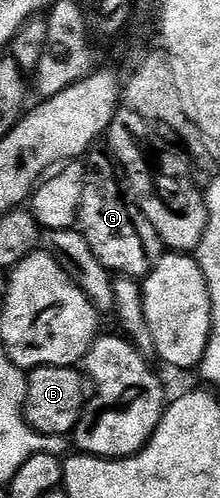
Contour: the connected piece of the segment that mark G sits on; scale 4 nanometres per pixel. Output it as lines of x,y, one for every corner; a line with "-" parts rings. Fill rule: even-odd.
100,146
88,149
84,166
84,189
80,203
78,231
90,242
94,258
116,276
143,278
149,276
154,266
165,255
166,249
160,243
154,226
142,214
132,199
132,193
112,153

